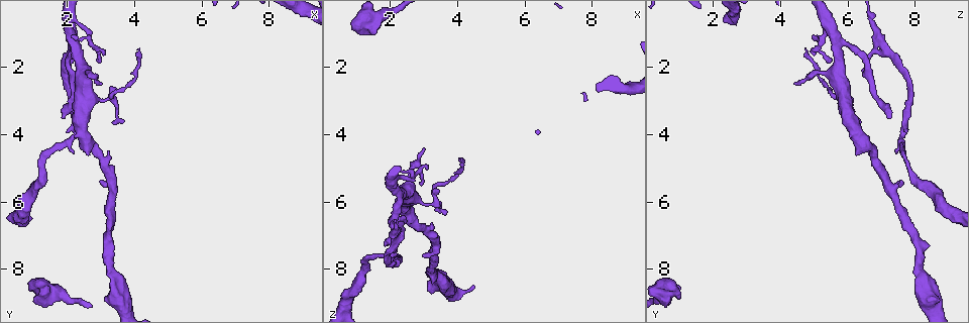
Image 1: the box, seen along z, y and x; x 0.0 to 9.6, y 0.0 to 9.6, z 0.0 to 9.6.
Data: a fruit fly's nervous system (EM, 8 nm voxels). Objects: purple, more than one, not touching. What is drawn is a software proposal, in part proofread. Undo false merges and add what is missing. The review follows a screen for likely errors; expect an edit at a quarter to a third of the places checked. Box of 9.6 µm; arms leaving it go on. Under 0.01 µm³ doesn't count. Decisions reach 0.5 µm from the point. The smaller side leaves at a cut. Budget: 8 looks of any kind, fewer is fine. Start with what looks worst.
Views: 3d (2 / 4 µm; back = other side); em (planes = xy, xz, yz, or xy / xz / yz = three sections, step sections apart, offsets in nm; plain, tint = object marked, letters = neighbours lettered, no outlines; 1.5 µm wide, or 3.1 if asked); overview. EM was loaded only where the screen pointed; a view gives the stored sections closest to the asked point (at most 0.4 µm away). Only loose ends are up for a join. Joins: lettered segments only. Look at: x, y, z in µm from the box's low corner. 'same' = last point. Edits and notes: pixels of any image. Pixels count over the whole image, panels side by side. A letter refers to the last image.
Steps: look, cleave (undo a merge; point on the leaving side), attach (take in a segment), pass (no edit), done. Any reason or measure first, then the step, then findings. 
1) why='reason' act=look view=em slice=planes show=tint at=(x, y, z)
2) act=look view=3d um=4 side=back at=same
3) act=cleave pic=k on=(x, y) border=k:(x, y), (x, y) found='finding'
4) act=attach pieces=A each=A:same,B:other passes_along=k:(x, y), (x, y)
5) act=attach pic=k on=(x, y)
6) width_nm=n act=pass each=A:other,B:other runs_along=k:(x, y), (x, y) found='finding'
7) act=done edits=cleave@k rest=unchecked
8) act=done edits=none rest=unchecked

why='free end' act=look view=3d um=4 at=(3.00, 2.40, 4.40)

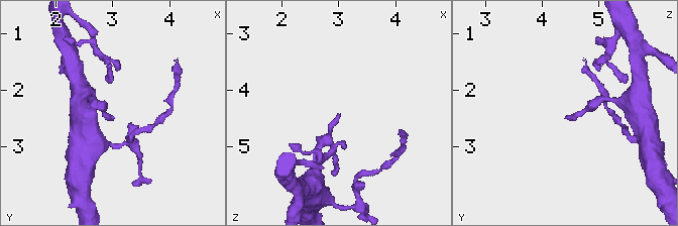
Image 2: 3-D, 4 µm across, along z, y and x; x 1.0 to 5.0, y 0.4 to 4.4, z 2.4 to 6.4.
why='shape alone is not enough' act=look view=em slice=planes show=tint at=(3.00, 2.45, 4.45)

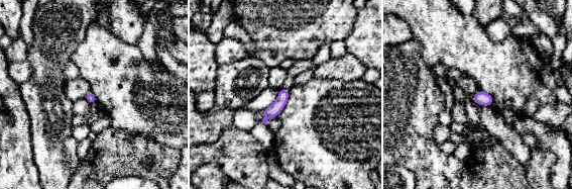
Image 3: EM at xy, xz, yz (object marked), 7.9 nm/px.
act=look view=em slice=planes show=letters at=same

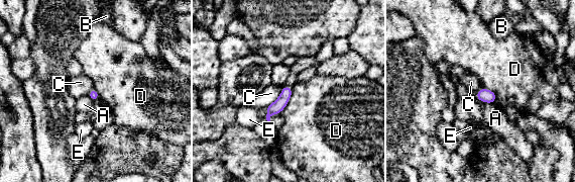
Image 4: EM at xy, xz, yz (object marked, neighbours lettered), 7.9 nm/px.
width_nm=80 act=pass each=A:other,B:other,C:other,D:other,E:other border=4:(293, 87), (290, 100), (280, 113) found='none of them fits'

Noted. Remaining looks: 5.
why='calibre changes' act=look view=em slice=planes show=plain at=(2.10, 0.55, 6.70)

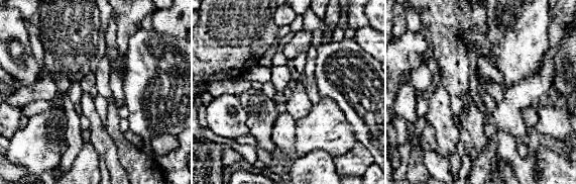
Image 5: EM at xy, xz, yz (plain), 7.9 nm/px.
act=look view=em slice=planes show=letters at=same

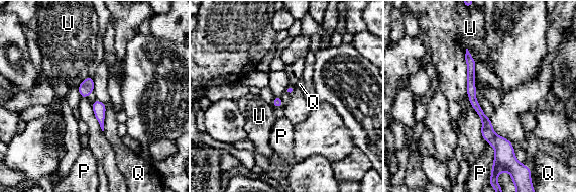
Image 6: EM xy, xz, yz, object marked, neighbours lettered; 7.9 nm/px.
act=pass each=P:other,Q:other,U:other border=6:(106, 104), (103, 130) found='all the same neuron'

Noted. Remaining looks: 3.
why='an open end' act=look view=3d um=4 at=(3.60, 3.55, 6.35)

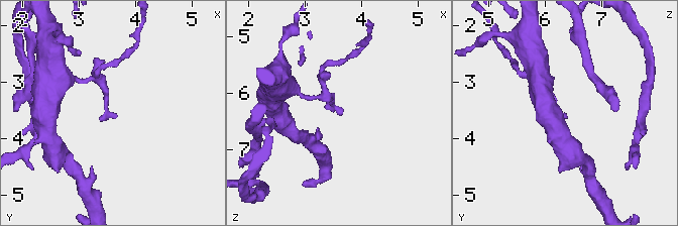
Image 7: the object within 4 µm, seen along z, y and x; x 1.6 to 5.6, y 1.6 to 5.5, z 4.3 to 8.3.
act=look view=em slice=xy step=8 show=letters at=(3.65, 3.55, 6.30)

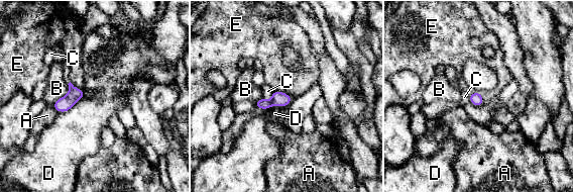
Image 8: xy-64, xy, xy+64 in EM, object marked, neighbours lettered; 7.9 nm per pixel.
width_nm=90 longest_contact=D:280nm act=pass each=A:other,B:other,C:other,D:other,E:other found='no lettered segment goes on from it'

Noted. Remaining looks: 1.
act=done edits=none rest=unchecked

